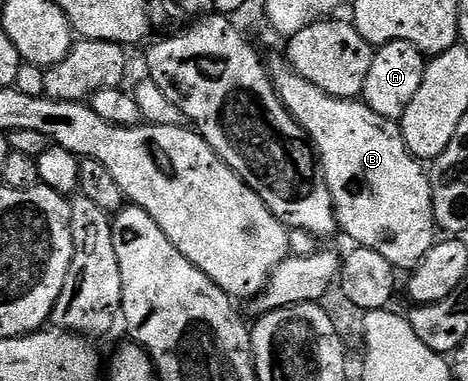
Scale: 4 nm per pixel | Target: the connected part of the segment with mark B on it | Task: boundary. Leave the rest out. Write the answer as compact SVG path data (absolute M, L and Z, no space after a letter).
M285 56L269 58L268 68L278 98L312 142L312 148L320 162L320 172L326 178L328 191L334 200L334 214L339 230L343 234L346 232L354 240L355 246L380 251L380 255L384 255L384 259L388 259L395 270L414 270L436 244L436 226L430 174L427 166L408 151L401 124L384 119L384 115L376 115L376 111L372 111L361 100L345 101L320 91L320 87L308 83L308 79L300 76Z

